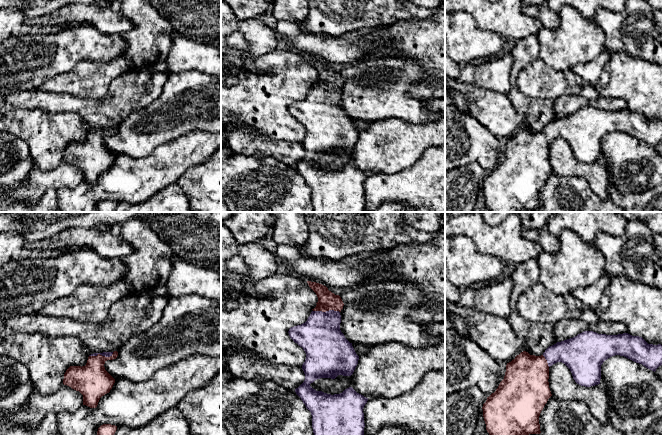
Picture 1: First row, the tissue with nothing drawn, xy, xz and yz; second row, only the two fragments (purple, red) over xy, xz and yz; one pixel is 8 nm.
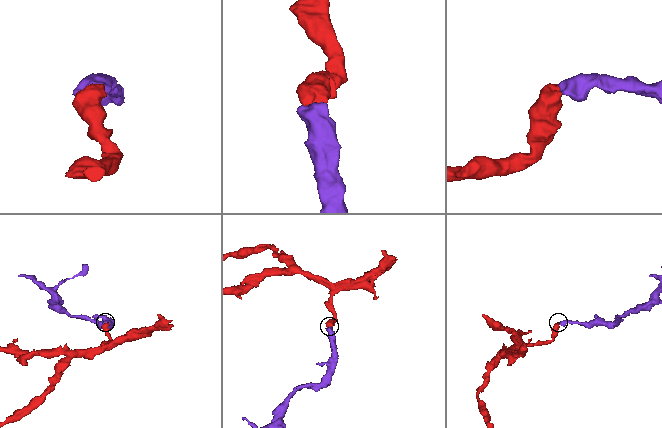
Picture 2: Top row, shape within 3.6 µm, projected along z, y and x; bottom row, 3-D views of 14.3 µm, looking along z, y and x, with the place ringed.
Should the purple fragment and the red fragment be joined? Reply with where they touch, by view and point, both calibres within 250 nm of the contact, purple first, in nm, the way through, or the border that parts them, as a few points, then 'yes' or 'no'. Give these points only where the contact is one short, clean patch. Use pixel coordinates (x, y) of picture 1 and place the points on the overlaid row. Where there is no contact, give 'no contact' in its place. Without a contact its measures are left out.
xz (326, 311) | 340/150 nm | across xz (320, 336), (326, 311), (327, 300) | yes

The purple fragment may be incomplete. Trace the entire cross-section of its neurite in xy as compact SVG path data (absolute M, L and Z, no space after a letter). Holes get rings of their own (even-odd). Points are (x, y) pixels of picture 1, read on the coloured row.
M117 351L89 355L85 366L70 366L66 370L63 384L83 395L83 405L96 408L100 398L109 393L115 383L104 364L117 356Z

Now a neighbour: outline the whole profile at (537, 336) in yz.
M530 259L513 269L510 314L507 319L517 337L524 340L526 349L535 356L541 356L549 346L557 343L554 325L526 320L517 311L520 296L539 282L538 260Z

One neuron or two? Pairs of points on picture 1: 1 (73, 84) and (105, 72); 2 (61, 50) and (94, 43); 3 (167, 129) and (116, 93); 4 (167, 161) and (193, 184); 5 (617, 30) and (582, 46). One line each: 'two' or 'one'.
1: one
2: one
3: two
4: two
5: two

